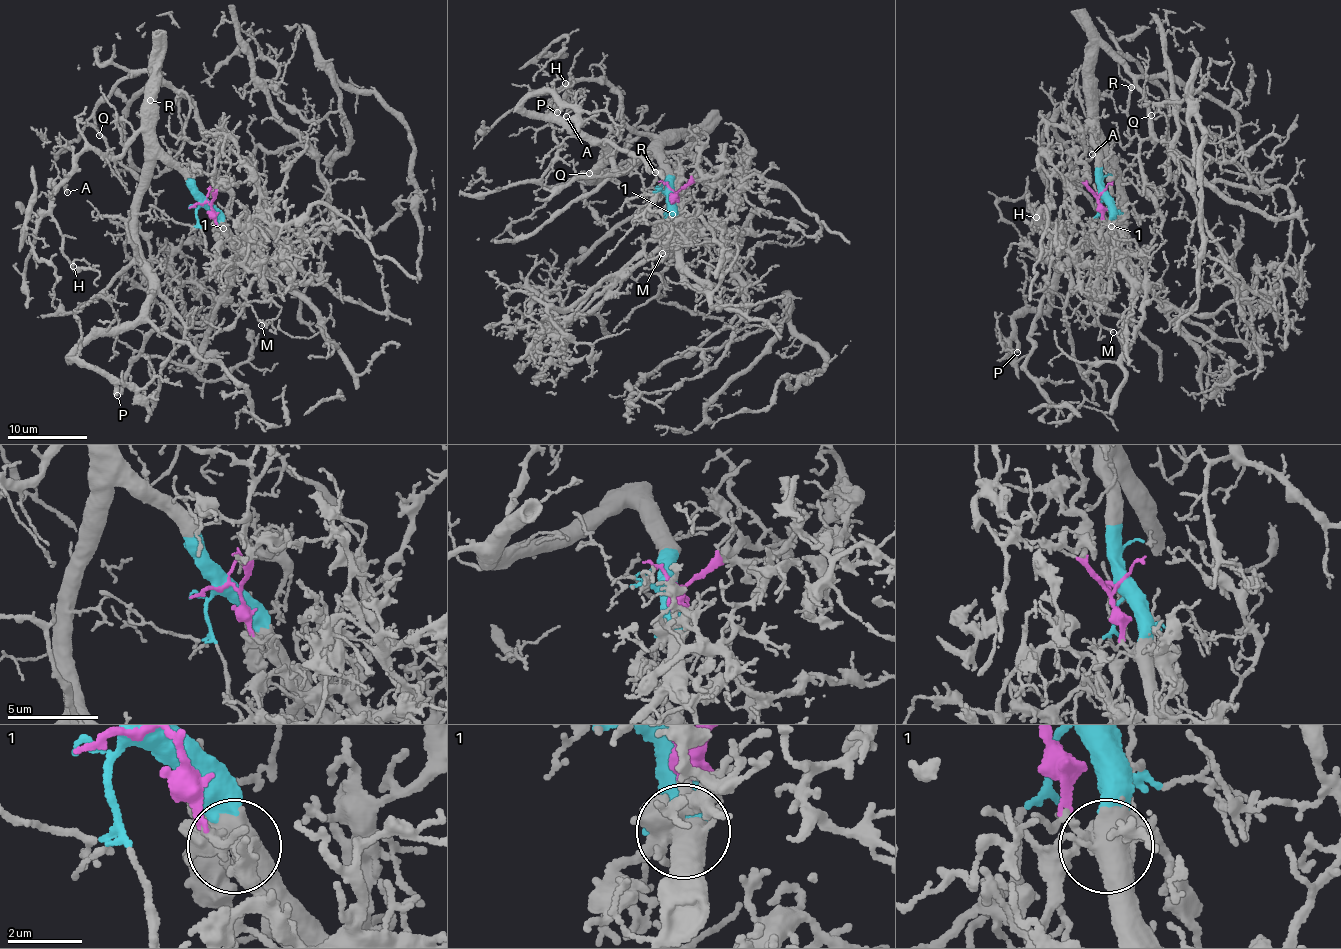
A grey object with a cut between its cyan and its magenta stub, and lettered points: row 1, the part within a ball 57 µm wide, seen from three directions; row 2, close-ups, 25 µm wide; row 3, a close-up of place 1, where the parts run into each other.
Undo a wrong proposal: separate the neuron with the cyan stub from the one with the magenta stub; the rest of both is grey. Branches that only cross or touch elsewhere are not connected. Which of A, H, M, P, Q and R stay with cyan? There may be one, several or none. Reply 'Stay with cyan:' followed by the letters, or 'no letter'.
Stay with cyan: A, H, M, P, Q, R

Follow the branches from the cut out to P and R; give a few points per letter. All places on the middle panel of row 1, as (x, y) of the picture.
P: (670, 192), (653, 156), (592, 180), (605, 158), (599, 145), (522, 107), (529, 96), (552, 92), (557, 113)
R: (670, 192), (675, 178), (662, 147), (684, 136), (689, 138), (663, 158), (656, 172)

